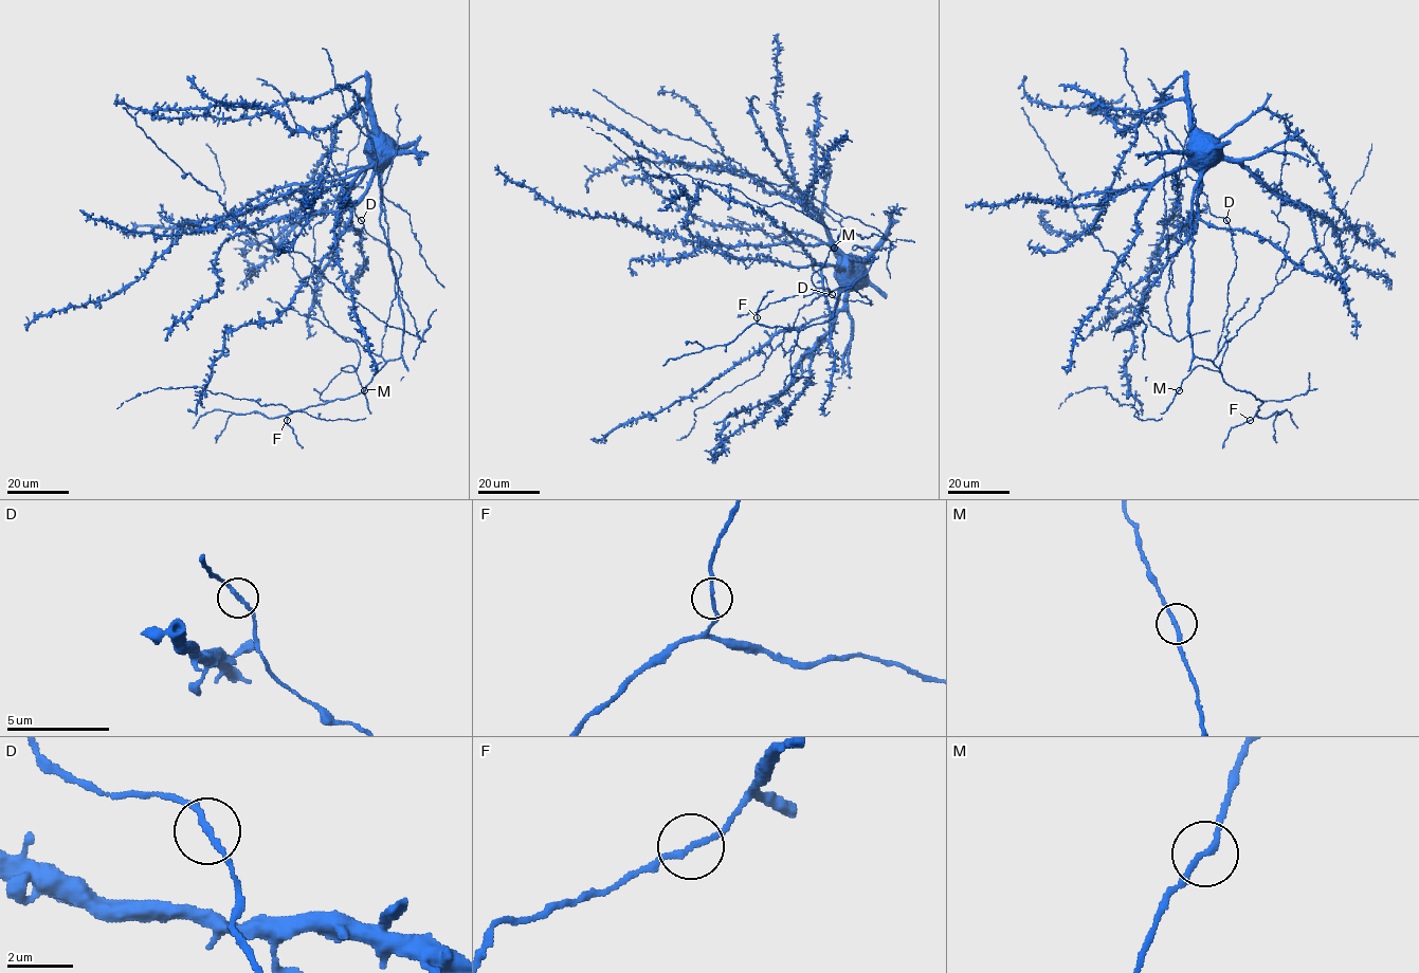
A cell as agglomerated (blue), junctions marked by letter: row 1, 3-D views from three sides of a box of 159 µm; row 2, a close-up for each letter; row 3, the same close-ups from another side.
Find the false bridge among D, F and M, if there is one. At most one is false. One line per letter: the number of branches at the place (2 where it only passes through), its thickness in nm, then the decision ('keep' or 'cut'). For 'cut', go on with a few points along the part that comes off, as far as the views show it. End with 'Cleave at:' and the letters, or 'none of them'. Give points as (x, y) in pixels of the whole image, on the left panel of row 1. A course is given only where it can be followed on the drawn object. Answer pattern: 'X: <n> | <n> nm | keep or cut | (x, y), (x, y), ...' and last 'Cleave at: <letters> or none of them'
D: 2 | 170 nm | keep
F: 2 | 150 nm | keep
M: 2 | 170 nm | keep
Cleave at: none of them

